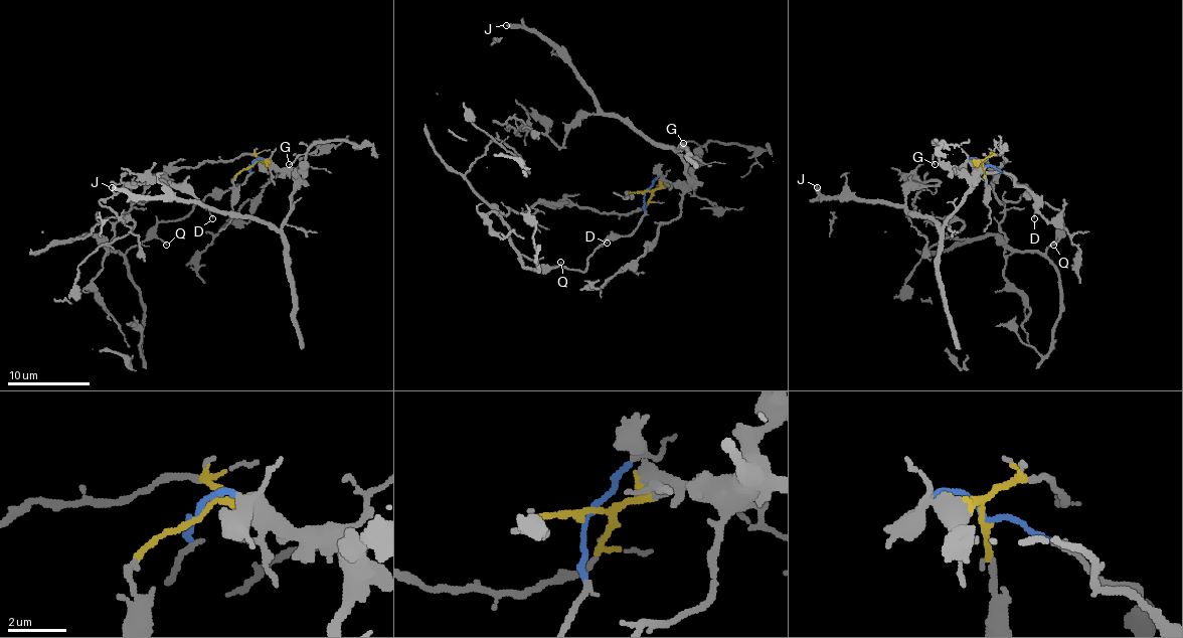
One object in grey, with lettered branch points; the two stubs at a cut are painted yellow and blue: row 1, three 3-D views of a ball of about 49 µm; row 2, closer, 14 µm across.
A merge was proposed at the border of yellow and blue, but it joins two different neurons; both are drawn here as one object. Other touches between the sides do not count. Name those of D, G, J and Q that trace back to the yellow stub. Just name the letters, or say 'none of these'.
G, J

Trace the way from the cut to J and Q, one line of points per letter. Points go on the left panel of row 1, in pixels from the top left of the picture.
J: (251, 165), (270, 161), (295, 181), (293, 210), (278, 228), (214, 212), (208, 206), (142, 198), (112, 187)
Q: (251, 165), (243, 181), (232, 187), (214, 189), (175, 220), (161, 220), (155, 232), (167, 246)

